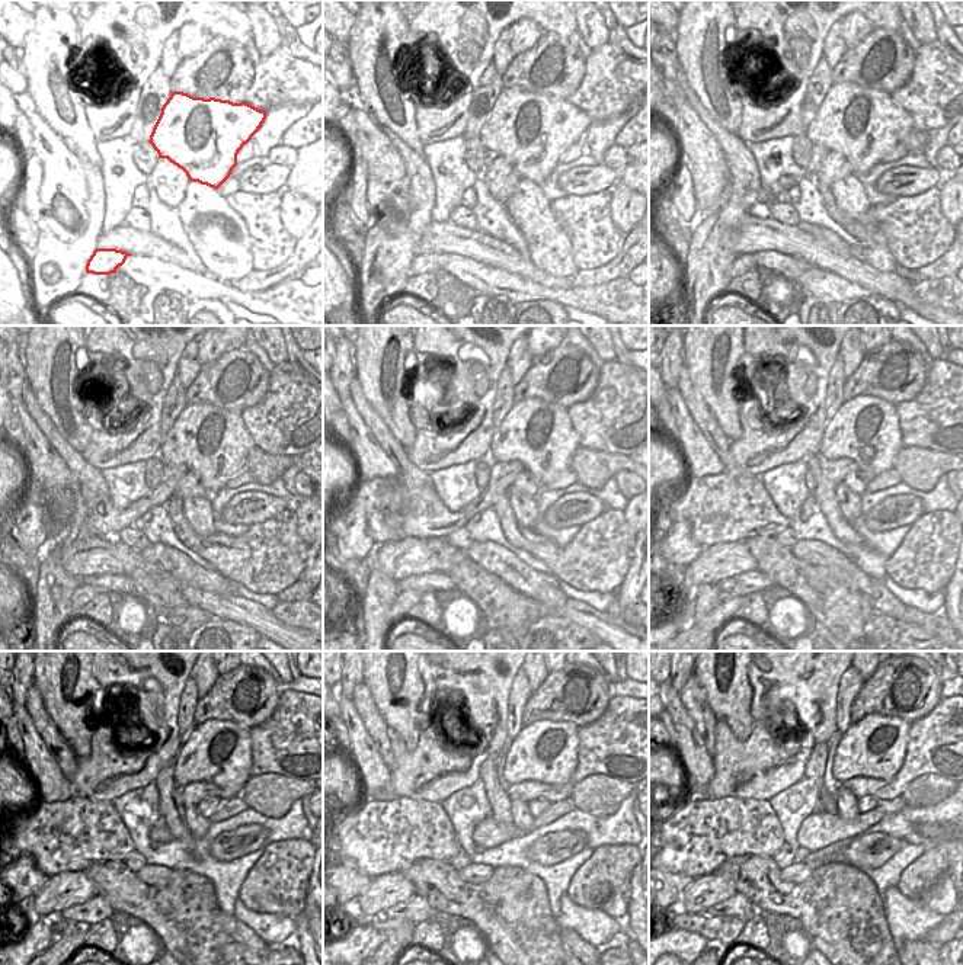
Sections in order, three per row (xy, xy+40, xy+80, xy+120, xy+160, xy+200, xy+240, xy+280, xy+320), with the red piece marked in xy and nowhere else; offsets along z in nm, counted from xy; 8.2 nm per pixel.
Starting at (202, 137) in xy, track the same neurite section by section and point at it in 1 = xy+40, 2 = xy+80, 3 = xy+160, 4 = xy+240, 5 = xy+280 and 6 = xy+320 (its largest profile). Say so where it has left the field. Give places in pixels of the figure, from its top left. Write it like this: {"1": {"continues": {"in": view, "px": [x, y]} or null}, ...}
{"1": {"continues": {"in": "xy+40", "px": [533, 131]}}, "2": {"continues": {"in": "xy+80", "px": [863, 124]}}, "3": {"continues": {"in": "xy+160", "px": [538, 435]}}, "4": {"continues": {"in": "xy+240", "px": [218, 752]}}, "5": {"continues": {"in": "xy+280", "px": [546, 750]}}, "6": {"continues": {"in": "xy+320", "px": [874, 747]}}}

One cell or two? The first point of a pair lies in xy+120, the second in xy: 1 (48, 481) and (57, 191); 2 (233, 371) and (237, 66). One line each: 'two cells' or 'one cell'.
1: one cell
2: one cell

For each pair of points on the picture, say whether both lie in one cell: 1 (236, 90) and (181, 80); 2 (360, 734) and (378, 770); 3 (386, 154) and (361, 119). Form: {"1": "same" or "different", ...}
{"1": "same", "2": "same", "3": "same"}

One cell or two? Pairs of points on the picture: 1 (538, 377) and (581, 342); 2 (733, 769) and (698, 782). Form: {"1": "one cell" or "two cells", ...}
{"1": "two cells", "2": "two cells"}

